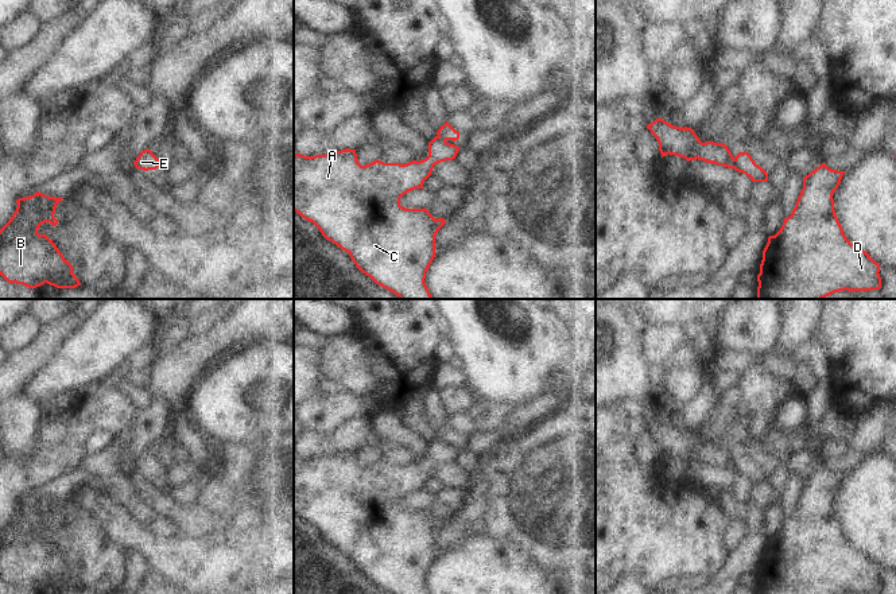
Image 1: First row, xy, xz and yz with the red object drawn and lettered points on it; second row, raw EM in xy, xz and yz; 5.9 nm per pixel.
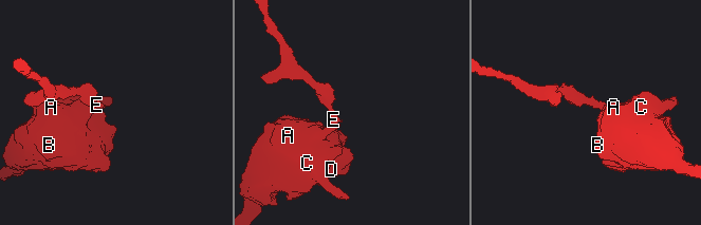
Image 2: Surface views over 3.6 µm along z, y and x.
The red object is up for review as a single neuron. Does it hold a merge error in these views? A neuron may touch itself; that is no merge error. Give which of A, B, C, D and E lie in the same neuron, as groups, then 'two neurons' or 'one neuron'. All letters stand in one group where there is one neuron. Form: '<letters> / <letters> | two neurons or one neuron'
A B C D / E | two neurons

